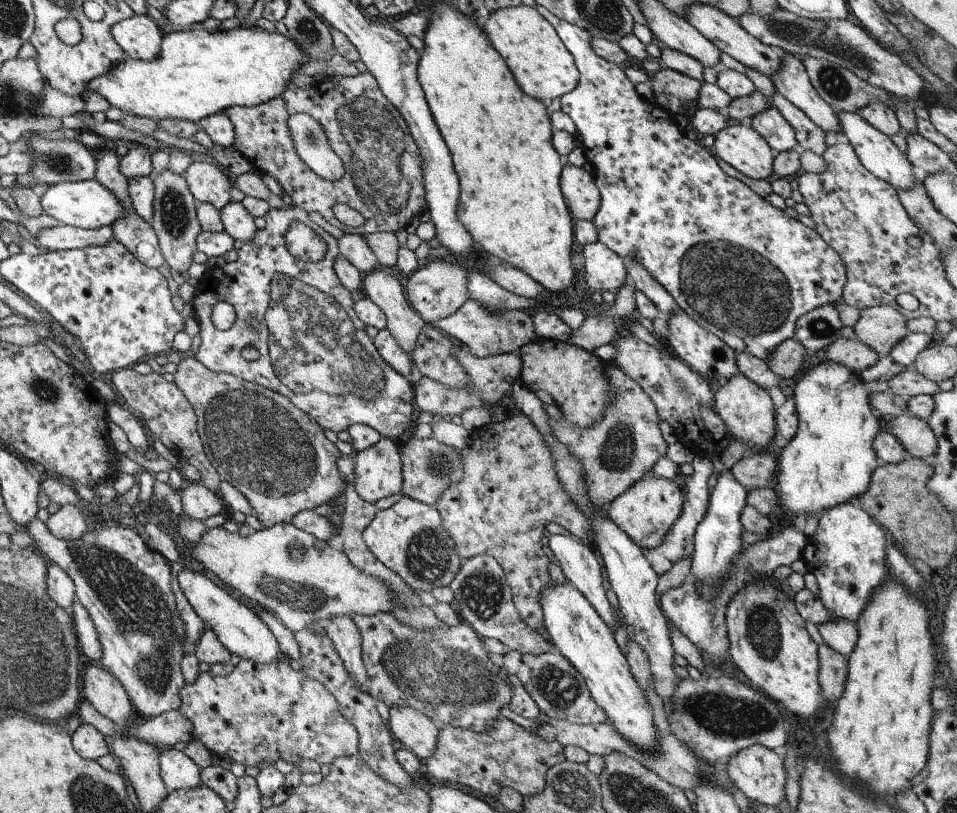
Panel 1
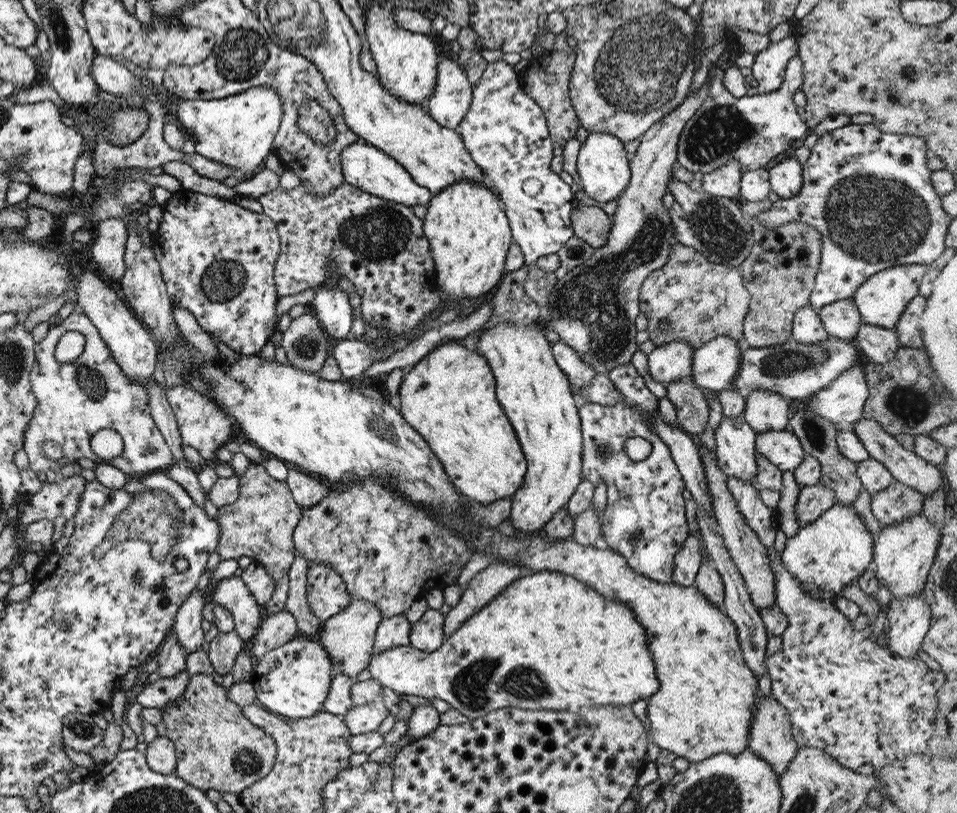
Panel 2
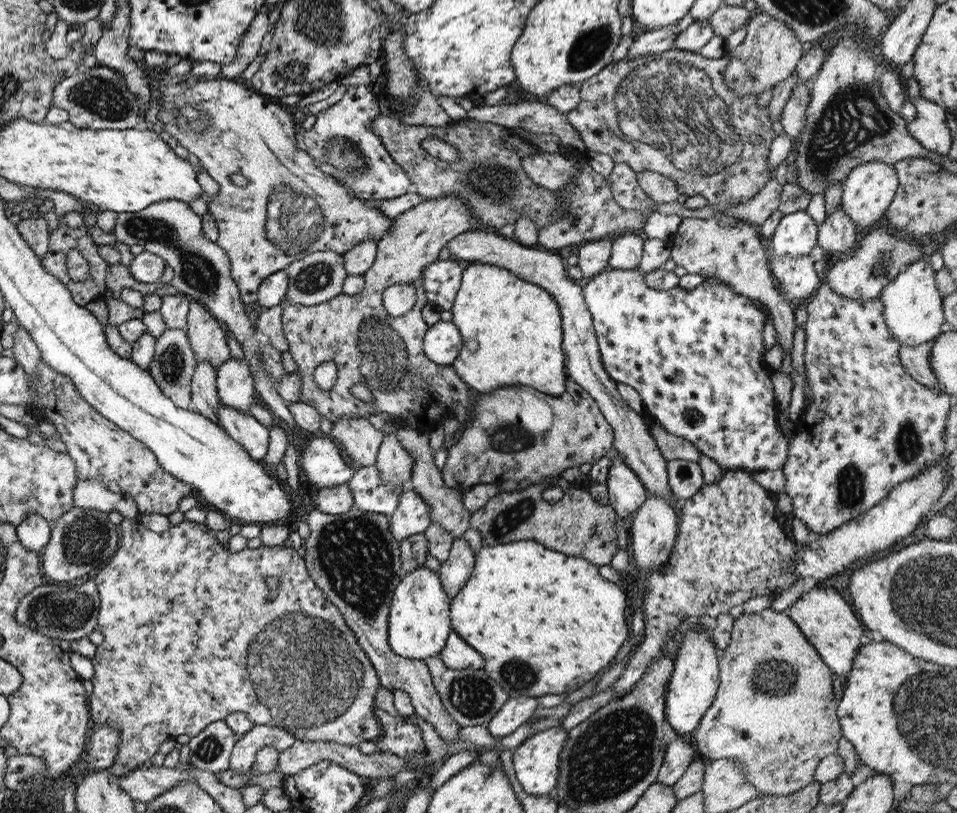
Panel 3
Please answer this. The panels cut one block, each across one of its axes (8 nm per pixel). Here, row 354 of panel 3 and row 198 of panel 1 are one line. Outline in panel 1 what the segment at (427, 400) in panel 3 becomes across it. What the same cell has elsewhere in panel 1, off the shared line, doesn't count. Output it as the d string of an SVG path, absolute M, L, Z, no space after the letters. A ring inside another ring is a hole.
M369 71L352 77L333 75L315 82L304 90L289 82L286 89L270 101L254 107L235 105L223 112L228 116L234 130L232 147L248 159L253 170L260 175L268 174L274 178L282 190L290 196L291 206L303 209L306 213L312 210L319 212L331 226L339 228L343 233L360 235L371 232L394 233L395 230L405 229L407 222L413 220L413 216L421 215L427 208L422 183L422 158L416 142L401 113L383 96ZM295 113L306 113L323 129L331 150L342 162L344 173L341 178L329 182L313 172L306 171L304 162L294 149L286 124L287 117ZM338 202L347 204L349 208L359 212L363 216L363 225L350 228L337 221L331 206Z

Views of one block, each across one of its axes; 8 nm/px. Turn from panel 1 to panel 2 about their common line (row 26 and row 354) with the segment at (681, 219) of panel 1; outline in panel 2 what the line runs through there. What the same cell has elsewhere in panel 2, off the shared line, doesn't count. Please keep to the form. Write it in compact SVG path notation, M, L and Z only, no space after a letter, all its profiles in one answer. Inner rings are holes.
M557 341L551 347L553 360L566 376L572 388L584 388L596 377L596 370L580 359L576 350Z

